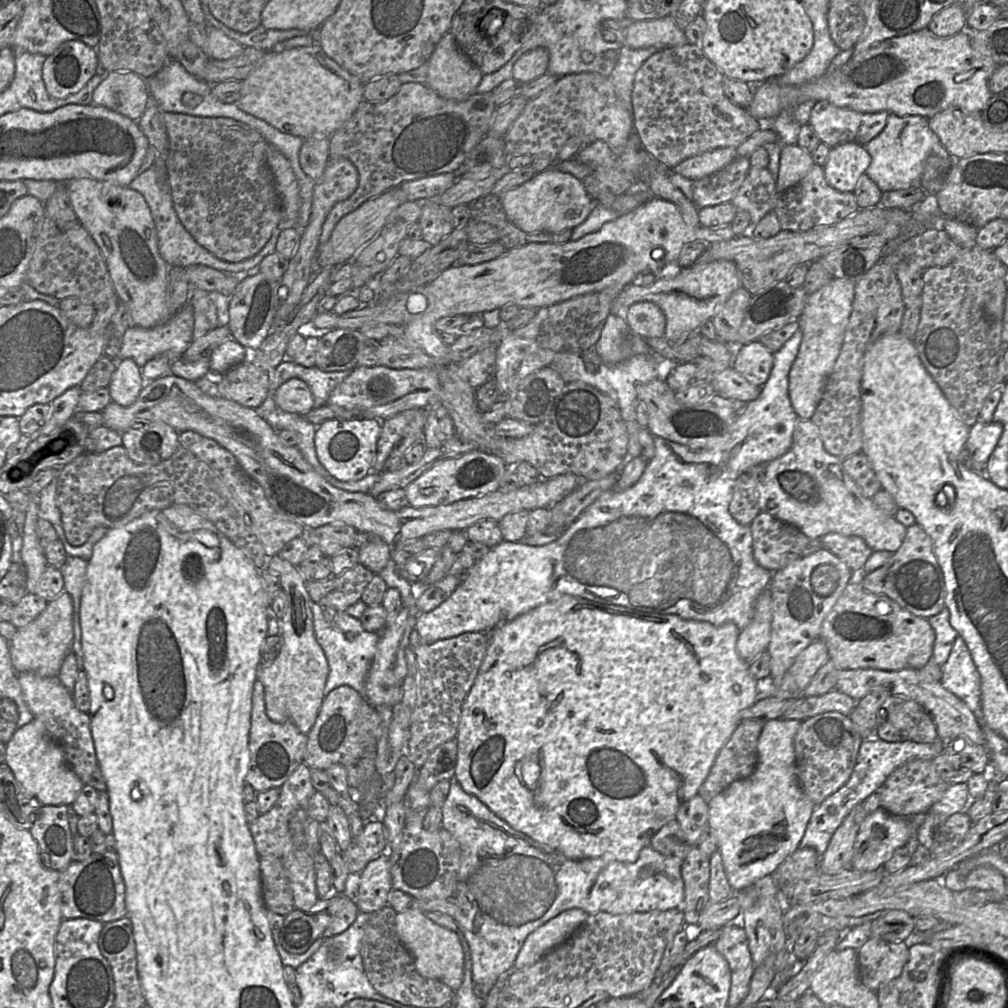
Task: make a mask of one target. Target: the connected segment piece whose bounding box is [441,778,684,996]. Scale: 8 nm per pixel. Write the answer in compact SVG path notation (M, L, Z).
M455 778L448 781L449 792L441 807L442 827L459 842L462 851L458 885L452 896L458 901L454 920L469 944L473 982L484 996L490 993L499 978L514 969L514 962L526 938L564 911L575 908L588 915L598 912L626 915L681 909L684 899L681 863L675 862L673 858L651 847L643 848L633 863L622 863L606 857L581 860L567 858L561 852L513 829L479 799L466 793Z

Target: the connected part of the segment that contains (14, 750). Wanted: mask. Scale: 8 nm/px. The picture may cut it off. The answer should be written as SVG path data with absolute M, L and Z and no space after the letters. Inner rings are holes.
M33 719L18 728L5 745L5 763L27 793L36 797L43 805L73 804L85 784L70 768L63 749L48 735L40 721Z

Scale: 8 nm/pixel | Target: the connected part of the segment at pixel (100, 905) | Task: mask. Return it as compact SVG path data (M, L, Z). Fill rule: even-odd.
M115 849L91 853L82 861L71 861L67 868L60 872L60 891L62 916L65 919L88 918L108 923L127 916L125 885Z

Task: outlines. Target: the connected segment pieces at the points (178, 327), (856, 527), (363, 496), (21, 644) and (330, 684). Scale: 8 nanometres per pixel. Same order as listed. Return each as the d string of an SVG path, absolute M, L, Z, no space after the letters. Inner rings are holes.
M188 303L163 324L149 328L130 326L121 337L121 347L115 361L131 358L143 367L147 361L159 355L167 355L172 361L180 358L193 340L193 327L193 308Z
M798 419L796 427L793 432L793 444L788 452L782 455L779 458L774 460L758 464L752 467L748 473L754 479L755 488L757 493L757 500L760 512L771 515L777 520L790 524L797 529L799 529L804 535L812 539L820 539L828 533L837 533L845 536L858 536L865 540L866 544L872 549L872 551L888 551L891 553L896 552L902 545L907 527L899 523L894 516L889 516L884 513L882 510L876 507L873 503L872 498L866 498L862 495L861 491L854 483L854 481L849 477L846 471L843 468L843 460L829 454L823 446L823 442L820 437L819 428L814 424L810 419L802 420Z
M170 372L155 380L145 381L137 399L130 406L121 406L110 401L101 412L104 426L120 433L139 424L163 422L177 432L190 430L210 438L236 458L243 470L262 487L274 510L285 519L305 529L343 523L358 532L380 538L390 547L409 539L423 538L436 531L466 531L479 521L498 522L507 514L515 512L532 511L536 508L551 509L583 481L589 481L569 473L539 479L535 484L523 485L508 492L497 490L447 505L423 508L406 506L393 511L368 493L348 492L332 486L313 469L296 446L283 445L278 432L255 409L243 407L223 396L209 396L195 382Z
M63 591L57 598L47 603L45 610L26 626L17 628L9 641L9 653L17 673L33 672L43 677L58 676L63 661L72 652L74 638L73 602Z
M311 603L311 610L315 638L323 649L329 666L329 673L323 691L324 696L328 696L332 690L340 686L352 687L358 693L364 695L366 677L377 652L380 634L366 631L360 619L350 616L346 611L336 611L336 616L333 619L333 622L337 624L336 626L325 620L321 604ZM347 632L353 632L355 638L348 640L345 636Z

